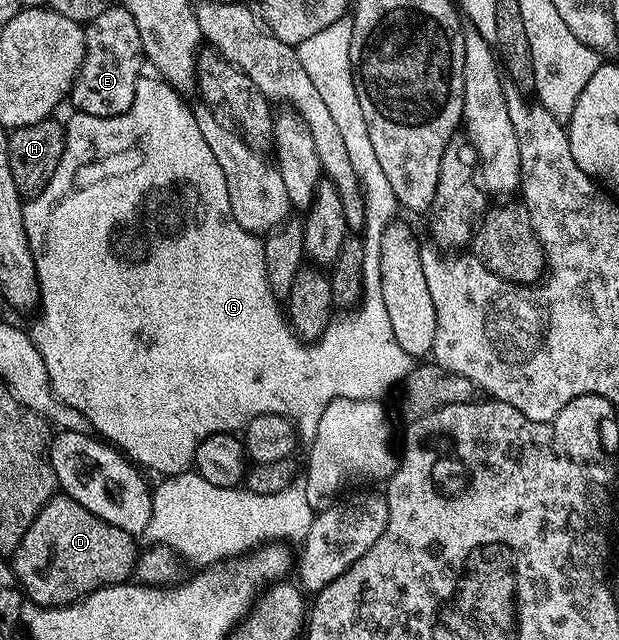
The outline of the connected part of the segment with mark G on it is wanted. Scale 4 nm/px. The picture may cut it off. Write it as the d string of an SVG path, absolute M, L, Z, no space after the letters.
M339 18L332 21L332 23L330 23L330 25L326 28L320 30L318 34L312 34L312 38L308 38L304 42L300 42L296 45L296 51L298 53L298 57L300 58L300 66L304 66L304 71L308 73L308 78L312 78L312 83L316 85L316 90L320 93L320 98L324 98L326 100L328 111L332 114L332 119L334 119L335 125L339 130L340 138L344 138L344 147L348 150L348 158L352 161L352 163L354 163L354 169L358 175L358 182L362 185L362 194L366 198L366 222L364 225L364 235L362 236L362 245L364 246L362 299L353 310L346 310L341 314L338 314L342 316L335 315L333 319L331 319L330 324L324 330L324 334L319 336L316 342L310 343L301 339L294 333L294 329L290 327L286 319L286 313L280 307L279 297L275 296L272 286L268 282L268 270L266 269L266 258L264 256L263 237L253 232L249 232L248 230L244 230L244 226L240 226L240 222L236 222L236 218L232 214L232 206L228 202L228 182L224 182L224 170L220 170L220 162L216 162L216 158L212 154L212 150L208 146L208 142L204 142L204 138L200 134L200 126L196 126L194 108L191 107L191 105L186 105L185 102L178 97L181 96L179 89L173 88L161 78L155 78L150 74L143 75L142 79L136 82L136 90L134 91L134 97L132 98L132 106L124 114L120 114L119 116L96 118L92 114L74 112L73 115L71 115L71 120L69 121L67 119L65 121L64 127L66 129L66 145L64 146L64 154L60 158L60 162L56 166L56 170L52 174L52 178L48 182L48 186L44 186L44 190L40 195L29 197L29 199L27 199L22 205L22 213L24 214L24 230L28 234L28 246L32 250L32 258L36 262L36 274L38 275L38 299L40 301L40 313L42 312L42 320L38 320L34 324L32 339L36 350L40 352L40 358L44 362L44 366L48 370L50 389L54 391L54 395L57 396L60 402L64 402L68 406L72 406L72 410L80 410L80 414L84 414L84 418L88 418L91 429L93 429L93 431L97 433L101 439L113 444L119 452L125 454L129 457L129 459L133 460L134 463L138 465L139 469L145 470L147 473L182 472L179 476L170 476L167 480L160 481L158 488L156 484L156 487L152 492L152 514L150 515L148 526L146 527L144 534L146 538L149 537L148 540L151 543L164 545L166 548L170 548L173 552L177 553L183 561L188 560L190 563L194 564L193 567L196 568L209 567L210 565L216 564L222 560L230 559L234 556L245 555L247 552L257 547L261 547L265 543L285 541L287 539L285 536L298 536L297 538L305 537L305 534L312 526L312 522L314 521L314 517L316 515L316 509L312 506L308 506L308 498L306 497L305 487L298 482L291 482L287 488L280 490L274 496L272 494L256 494L254 496L250 492L247 492L245 487L242 486L237 488L212 486L212 482L208 482L205 478L199 476L197 472L191 470L196 450L204 438L208 438L212 434L220 434L221 432L234 432L235 430L245 429L247 422L249 422L252 418L256 418L260 414L276 414L277 416L281 416L283 420L292 422L293 427L297 429L301 435L303 432L303 434L306 435L306 438L313 437L316 426L320 422L320 414L324 414L324 410L328 406L328 402L332 402L336 398L378 400L379 397L381 397L381 392L388 391L393 384L396 384L396 386L401 385L404 379L406 379L406 376L409 374L410 369L416 364L415 357L409 356L409 354L407 354L404 350L400 350L400 342L396 342L396 334L392 334L392 322L388 322L388 309L384 306L382 279L380 278L380 242L382 241L384 230L388 227L388 225L395 223L397 216L394 215L396 215L397 212L400 212L400 205L398 199L396 198L396 194L392 194L392 185L389 184L388 178L385 176L384 170L380 166L380 161L376 159L376 150L372 147L372 138L368 138L368 122L364 122L364 113L362 113L362 109L360 107L360 98L356 98L356 86L354 85L354 79L352 78L352 62L350 61L350 43L352 42L353 25L353 19Z

